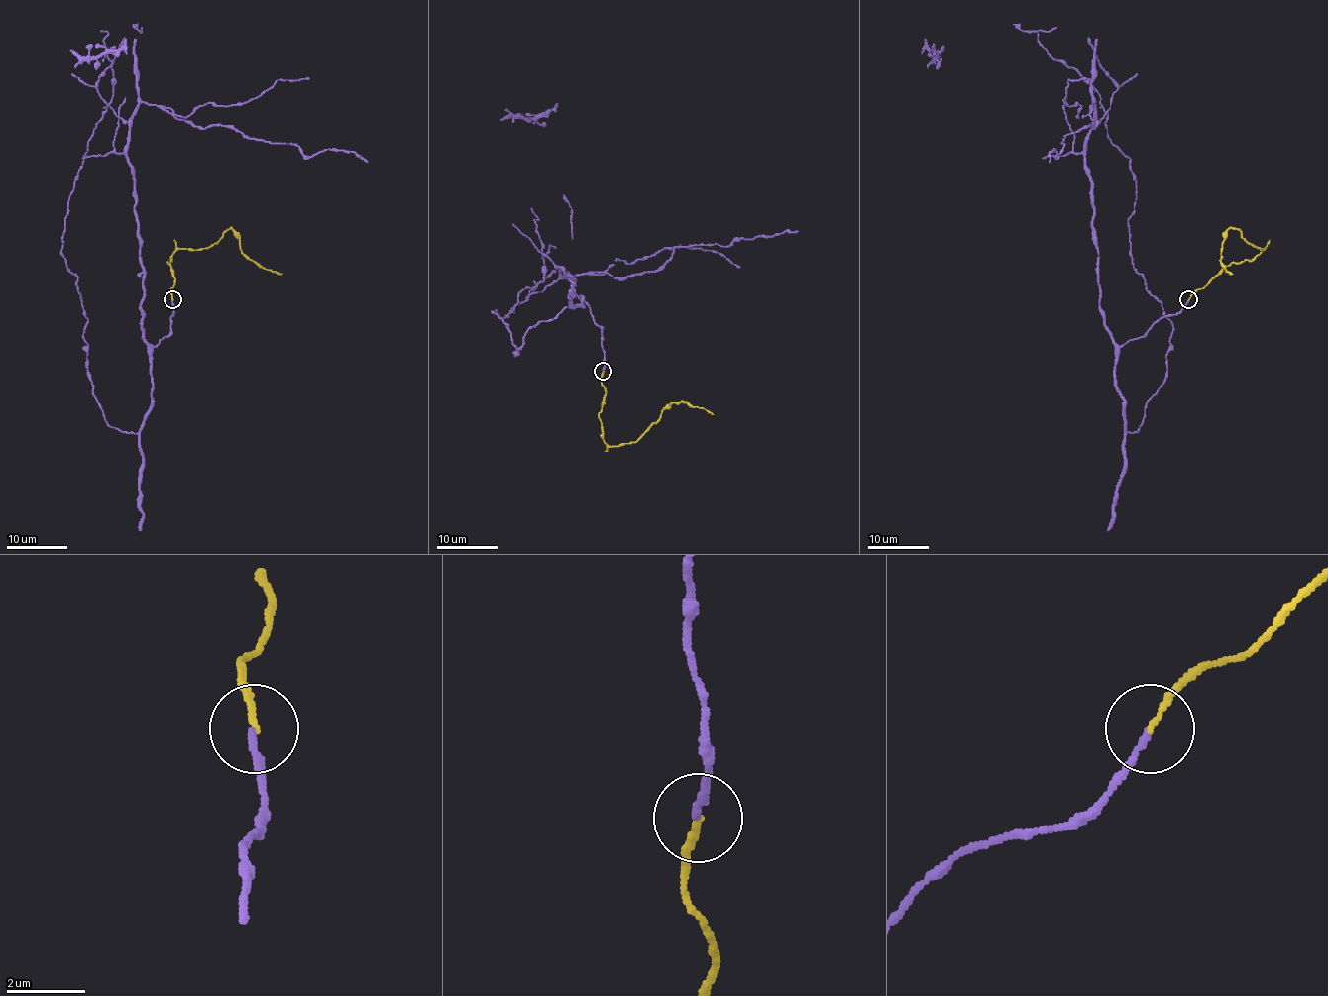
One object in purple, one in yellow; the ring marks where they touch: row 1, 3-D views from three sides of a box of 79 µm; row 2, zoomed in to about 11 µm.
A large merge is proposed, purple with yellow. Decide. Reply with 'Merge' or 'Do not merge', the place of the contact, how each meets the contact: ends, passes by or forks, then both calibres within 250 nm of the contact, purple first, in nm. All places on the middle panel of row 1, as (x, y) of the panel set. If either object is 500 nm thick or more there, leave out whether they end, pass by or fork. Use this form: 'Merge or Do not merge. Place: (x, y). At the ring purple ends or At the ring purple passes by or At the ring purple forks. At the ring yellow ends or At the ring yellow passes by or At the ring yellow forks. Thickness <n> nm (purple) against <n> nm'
Merge. Place: (603, 371). At the ring purple ends. At the ring yellow ends. Thickness 160 nm (purple) against 150 nm

